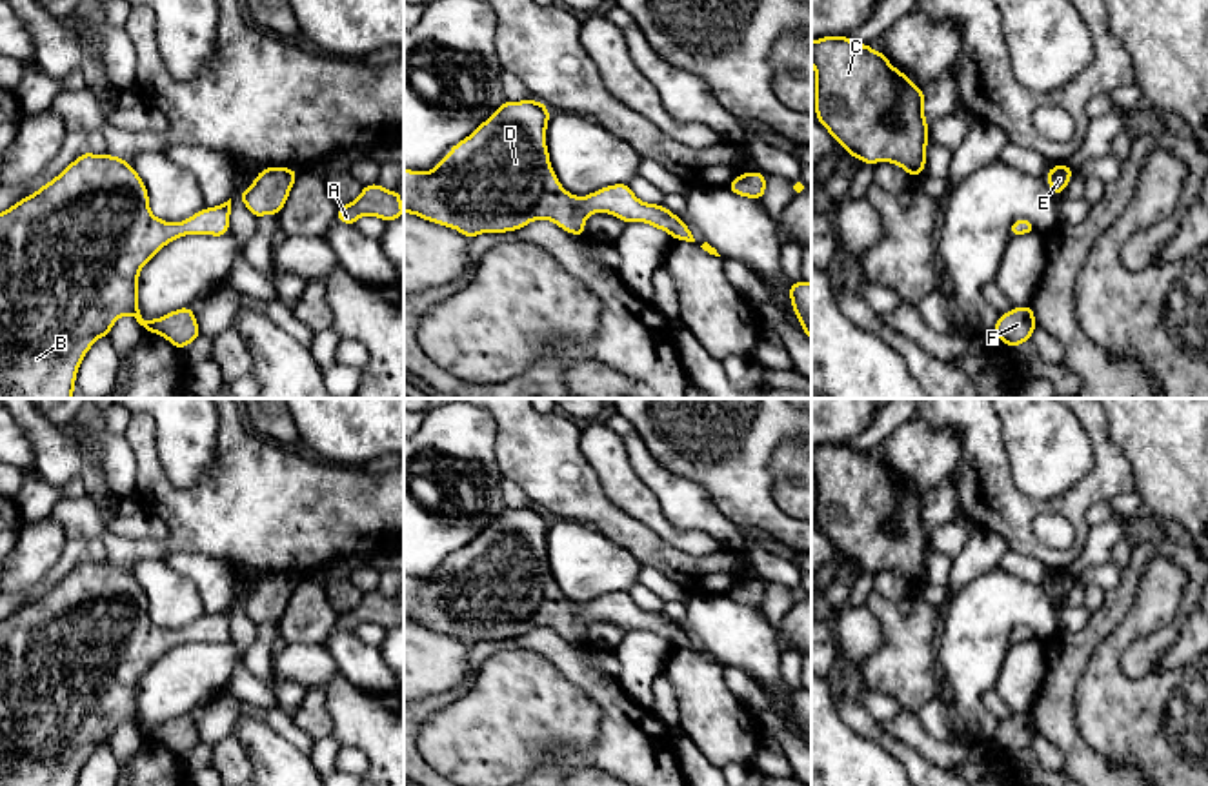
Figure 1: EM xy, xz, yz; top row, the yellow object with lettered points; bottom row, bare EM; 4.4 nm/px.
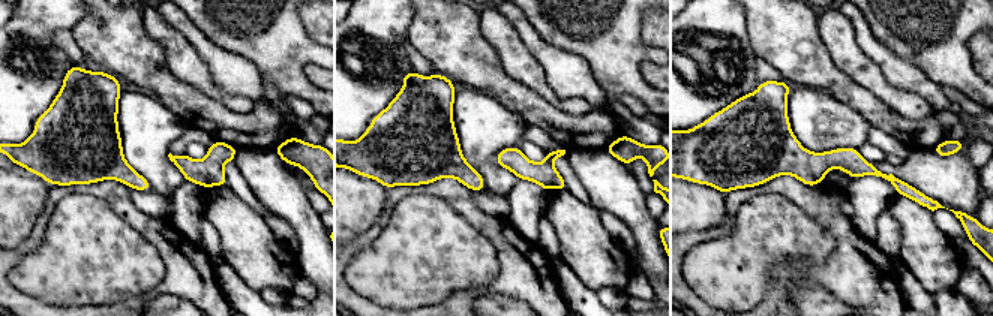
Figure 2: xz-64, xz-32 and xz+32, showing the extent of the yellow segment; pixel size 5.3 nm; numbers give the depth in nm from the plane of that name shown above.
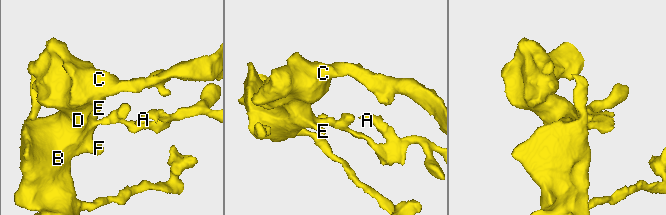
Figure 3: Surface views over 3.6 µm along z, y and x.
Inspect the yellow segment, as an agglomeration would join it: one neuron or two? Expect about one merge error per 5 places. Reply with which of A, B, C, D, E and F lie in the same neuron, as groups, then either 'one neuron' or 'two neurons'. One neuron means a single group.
groups A B C D E F; one neuron

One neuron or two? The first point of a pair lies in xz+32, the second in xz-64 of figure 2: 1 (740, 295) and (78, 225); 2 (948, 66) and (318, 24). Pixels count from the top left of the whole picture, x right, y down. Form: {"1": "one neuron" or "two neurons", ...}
{"1": "one neuron", "2": "two neurons"}

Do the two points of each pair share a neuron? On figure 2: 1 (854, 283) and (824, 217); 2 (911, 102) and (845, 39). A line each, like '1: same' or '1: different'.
1: same
2: same

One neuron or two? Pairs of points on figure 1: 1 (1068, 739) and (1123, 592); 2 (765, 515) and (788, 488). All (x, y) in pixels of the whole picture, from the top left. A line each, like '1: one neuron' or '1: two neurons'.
1: one neuron
2: two neurons

